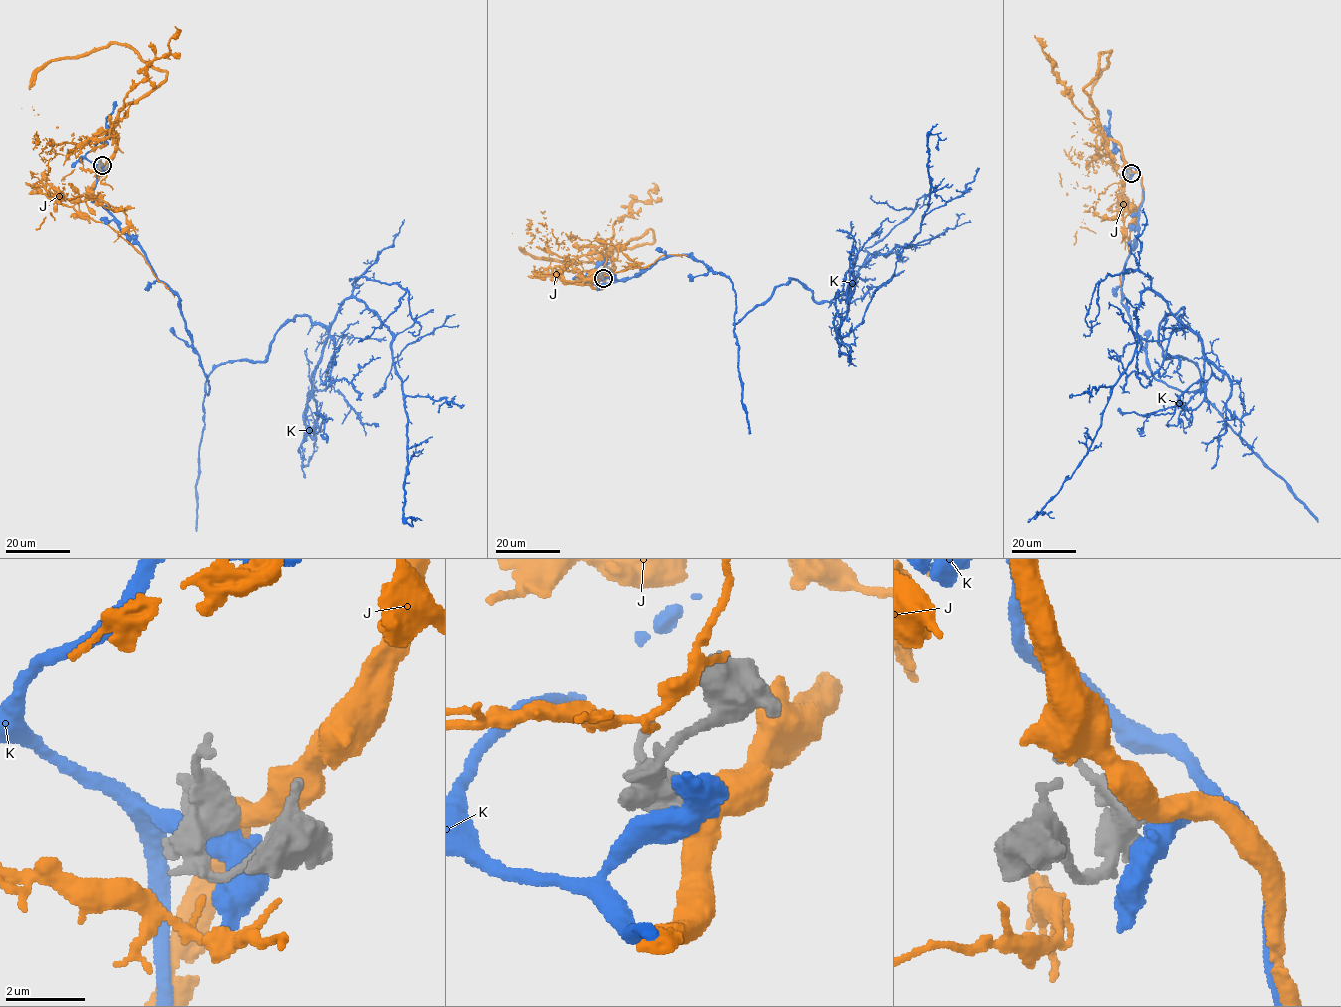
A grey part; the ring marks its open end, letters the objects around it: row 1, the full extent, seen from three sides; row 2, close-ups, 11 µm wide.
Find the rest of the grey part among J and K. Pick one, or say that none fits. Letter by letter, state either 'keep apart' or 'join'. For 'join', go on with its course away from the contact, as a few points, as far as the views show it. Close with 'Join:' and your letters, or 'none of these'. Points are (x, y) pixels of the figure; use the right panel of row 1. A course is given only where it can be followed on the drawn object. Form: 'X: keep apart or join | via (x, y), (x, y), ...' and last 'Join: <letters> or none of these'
J: join | via (1132, 172), (1083, 90), (1096, 77), (1098, 56), (1110, 52), (1091, 88), (1089, 124), (1075, 124)
K: keep apart
Join: J

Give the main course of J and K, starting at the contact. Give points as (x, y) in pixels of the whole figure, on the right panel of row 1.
J: (1132, 172), (1083, 90), (1096, 77), (1098, 56), (1110, 52), (1091, 88), (1089, 124), (1075, 124)
K: (1132, 172), (1122, 304), (1154, 376), (1200, 385), (1159, 342), (1184, 308), (1145, 289), (1054, 518)

